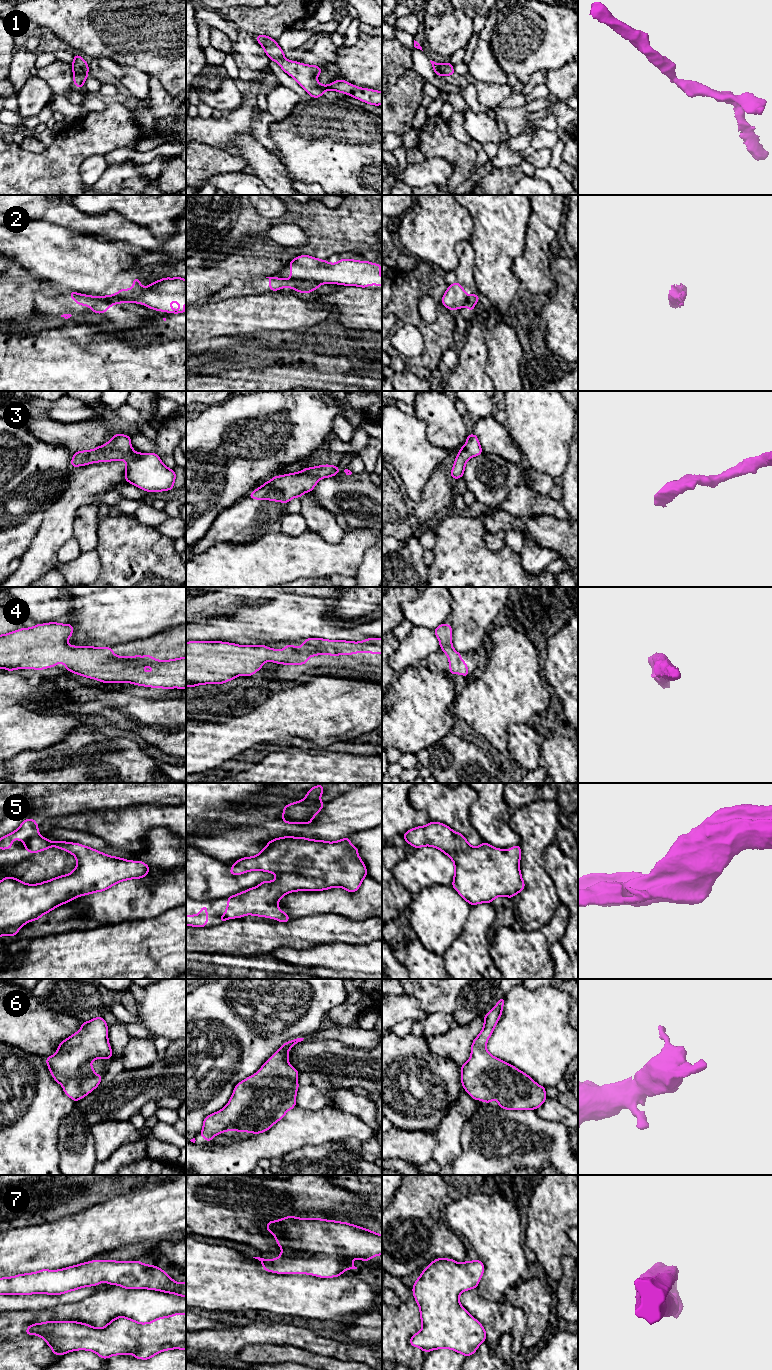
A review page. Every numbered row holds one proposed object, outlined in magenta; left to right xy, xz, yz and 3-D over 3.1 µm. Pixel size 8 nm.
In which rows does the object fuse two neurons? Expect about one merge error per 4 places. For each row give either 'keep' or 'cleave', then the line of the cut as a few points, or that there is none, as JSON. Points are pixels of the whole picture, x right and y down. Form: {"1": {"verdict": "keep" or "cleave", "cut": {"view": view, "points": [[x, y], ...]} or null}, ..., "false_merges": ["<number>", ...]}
{"1": {"verdict": "keep", "cut": null}, "2": {"verdict": "cleave", "cut": {"view": "xz", "points": [[291, 278], [314, 281], [318, 285]]}}, "3": {"verdict": "keep", "cut": null}, "4": {"verdict": "keep", "cut": null}, "5": {"verdict": "keep", "cut": null}, "6": {"verdict": "keep", "cut": null}, "7": {"verdict": "keep", "cut": null}, "false_merges": ["2"]}

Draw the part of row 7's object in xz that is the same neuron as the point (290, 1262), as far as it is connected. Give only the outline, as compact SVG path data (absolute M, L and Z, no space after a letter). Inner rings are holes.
M288 1216L268 1222L266 1229L274 1235L283 1250L276 1259L253 1257L262 1262L263 1269L267 1272L332 1278L342 1276L342 1272L348 1269L357 1269L351 1262L352 1259L367 1262L382 1255L382 1235L346 1222Z

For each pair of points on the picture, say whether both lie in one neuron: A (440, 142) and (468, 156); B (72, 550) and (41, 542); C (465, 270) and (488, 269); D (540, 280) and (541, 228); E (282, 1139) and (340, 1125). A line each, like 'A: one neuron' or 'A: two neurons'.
A: one neuron
B: two neurons
C: two neurons
D: one neuron
E: one neuron

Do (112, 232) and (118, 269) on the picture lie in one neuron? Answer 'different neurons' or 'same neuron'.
same neuron

